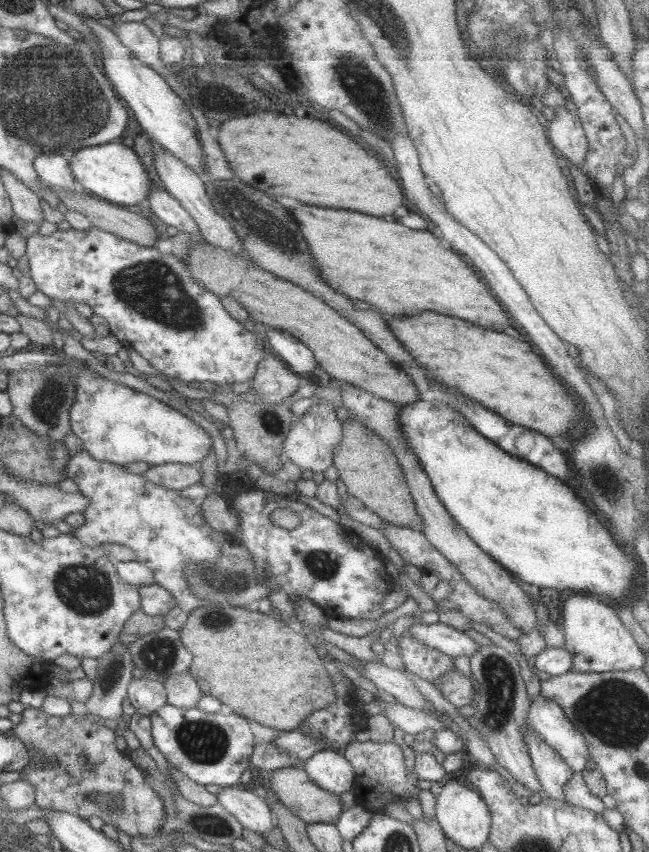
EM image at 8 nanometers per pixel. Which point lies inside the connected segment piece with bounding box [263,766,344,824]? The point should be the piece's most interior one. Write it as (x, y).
(309, 802)

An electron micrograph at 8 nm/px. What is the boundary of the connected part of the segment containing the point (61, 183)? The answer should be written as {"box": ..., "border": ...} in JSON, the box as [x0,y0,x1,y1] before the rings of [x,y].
{"box":[34,153,75,192],"border":[[[41,153],[35,157],[34,167],[45,184],[51,183],[60,189],[75,192],[72,186],[75,180],[65,157],[57,153]]]}

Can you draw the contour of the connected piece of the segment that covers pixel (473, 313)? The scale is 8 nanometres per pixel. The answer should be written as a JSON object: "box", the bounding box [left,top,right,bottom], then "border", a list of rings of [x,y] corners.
{"box":[291,204,509,330],"border":[[[295,204],[291,216],[301,228],[320,277],[351,300],[369,302],[393,316],[433,310],[491,330],[501,330],[509,324],[486,282],[455,251],[445,250],[437,233],[411,230],[377,216],[307,204]]]}

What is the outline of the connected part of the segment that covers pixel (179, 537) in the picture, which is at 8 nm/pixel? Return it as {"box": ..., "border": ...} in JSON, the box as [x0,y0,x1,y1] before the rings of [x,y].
{"box":[67,448,220,613],"border":[[[83,448],[70,456],[67,477],[79,487],[79,493],[89,498],[89,507],[82,512],[84,524],[74,536],[90,547],[115,543],[134,552],[136,561],[154,574],[154,583],[169,592],[176,606],[190,613],[198,607],[213,607],[207,599],[197,599],[189,593],[182,568],[187,563],[214,564],[220,546],[212,542],[213,530],[205,523],[198,501],[182,498],[179,492],[153,485],[141,475],[125,472],[123,466],[97,461]]]}

